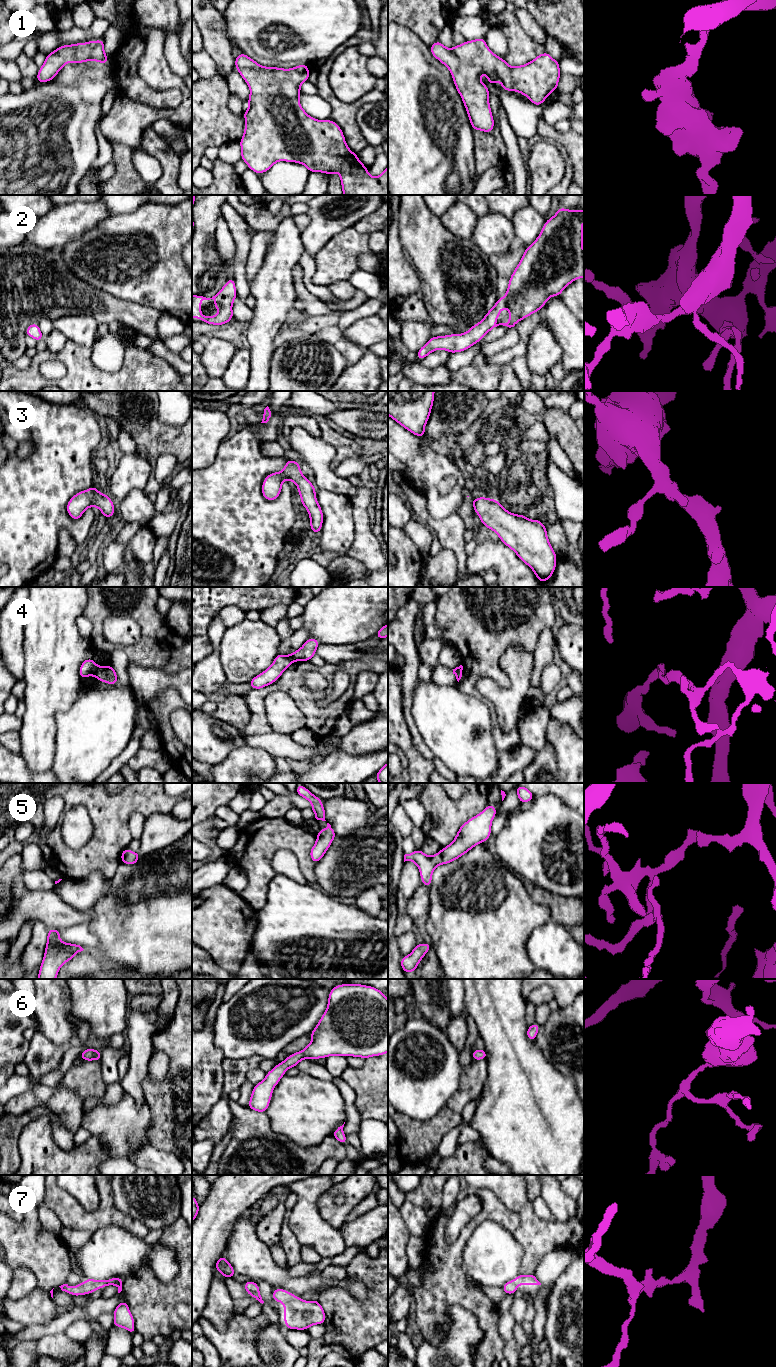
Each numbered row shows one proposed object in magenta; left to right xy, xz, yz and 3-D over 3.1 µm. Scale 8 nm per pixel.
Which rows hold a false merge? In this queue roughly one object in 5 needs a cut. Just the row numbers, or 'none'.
4

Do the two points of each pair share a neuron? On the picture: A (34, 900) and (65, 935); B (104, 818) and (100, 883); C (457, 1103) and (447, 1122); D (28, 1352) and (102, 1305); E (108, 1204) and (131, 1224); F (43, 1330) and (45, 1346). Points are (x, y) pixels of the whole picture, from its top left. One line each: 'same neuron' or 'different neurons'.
A: different neurons
B: different neurons
C: different neurons
D: different neurons
E: same neuron
F: different neurons

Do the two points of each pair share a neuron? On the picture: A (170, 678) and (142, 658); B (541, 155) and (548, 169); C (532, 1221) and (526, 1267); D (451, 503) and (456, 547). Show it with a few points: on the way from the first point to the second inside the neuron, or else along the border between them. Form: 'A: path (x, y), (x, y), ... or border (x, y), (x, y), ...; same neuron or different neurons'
A: border (133, 663), (179, 672); different neurons
B: path (544, 158), (546, 166); same neuron
C: path (532, 1232), (532, 1256); same neuron
D: border (457, 511), (443, 518), (433, 519); different neurons

